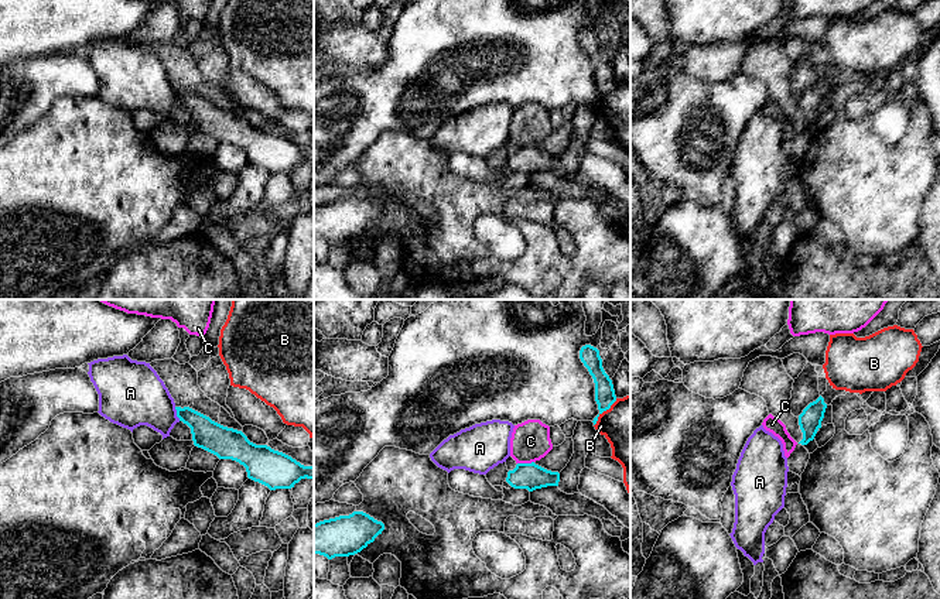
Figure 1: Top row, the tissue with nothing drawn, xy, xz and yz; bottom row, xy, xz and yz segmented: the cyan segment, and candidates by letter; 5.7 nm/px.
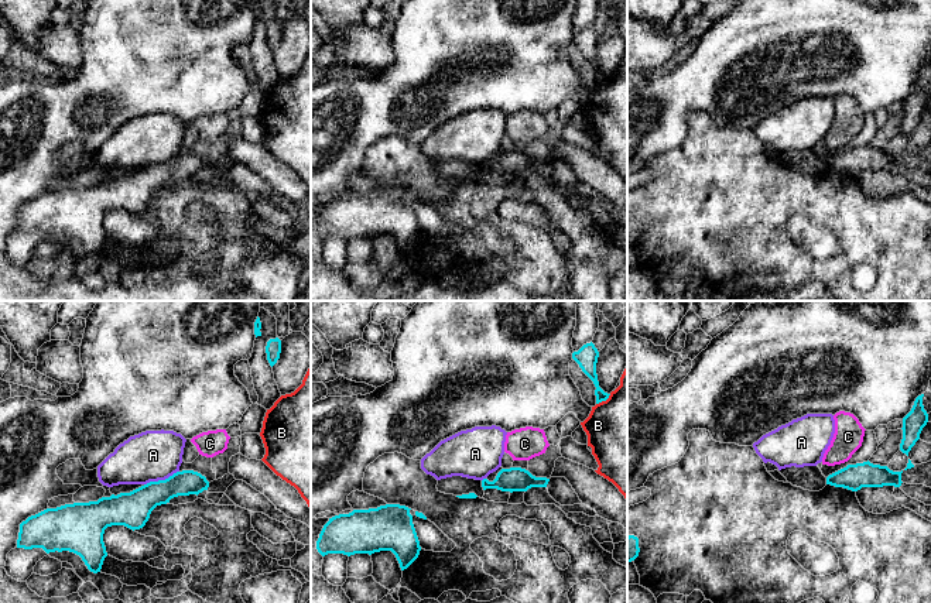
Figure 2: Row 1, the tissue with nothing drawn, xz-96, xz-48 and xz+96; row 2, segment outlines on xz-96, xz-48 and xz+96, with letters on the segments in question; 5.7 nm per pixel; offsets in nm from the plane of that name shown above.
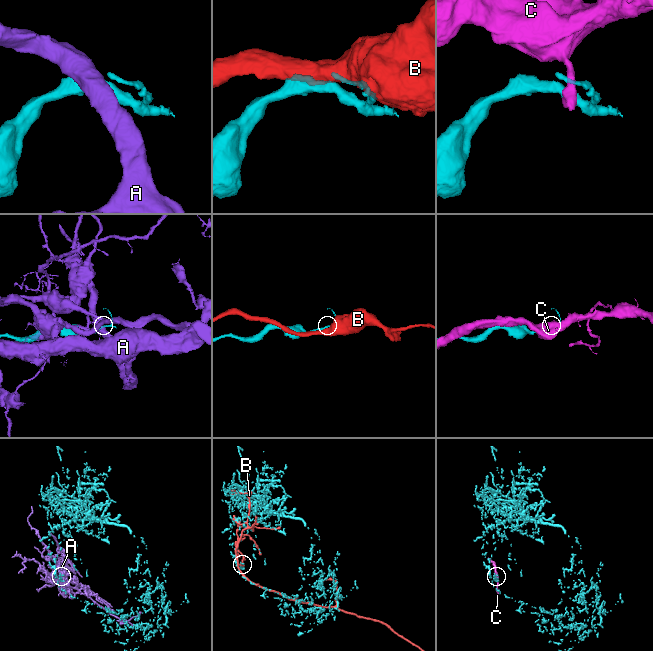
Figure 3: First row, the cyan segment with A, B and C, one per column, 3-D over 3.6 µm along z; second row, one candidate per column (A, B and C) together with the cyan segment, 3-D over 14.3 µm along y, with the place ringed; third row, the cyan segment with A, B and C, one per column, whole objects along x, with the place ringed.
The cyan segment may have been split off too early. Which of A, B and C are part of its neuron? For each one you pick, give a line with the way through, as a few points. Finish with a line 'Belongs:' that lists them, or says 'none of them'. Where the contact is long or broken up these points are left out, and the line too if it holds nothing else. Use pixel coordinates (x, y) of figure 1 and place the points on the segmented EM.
Belongs: none of them

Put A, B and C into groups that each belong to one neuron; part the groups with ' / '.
A / B / C

